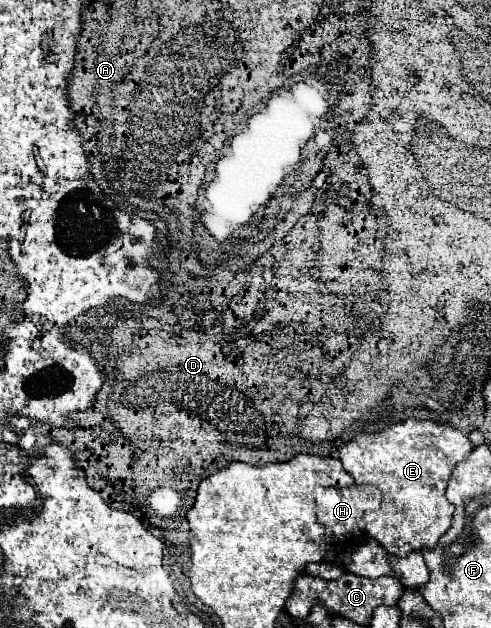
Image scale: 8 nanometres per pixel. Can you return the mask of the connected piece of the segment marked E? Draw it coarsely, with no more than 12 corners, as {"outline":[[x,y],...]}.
{"outline":[[407,419],[339,447],[383,493],[365,531],[387,553],[437,545],[447,481],[473,451],[455,427]]}

